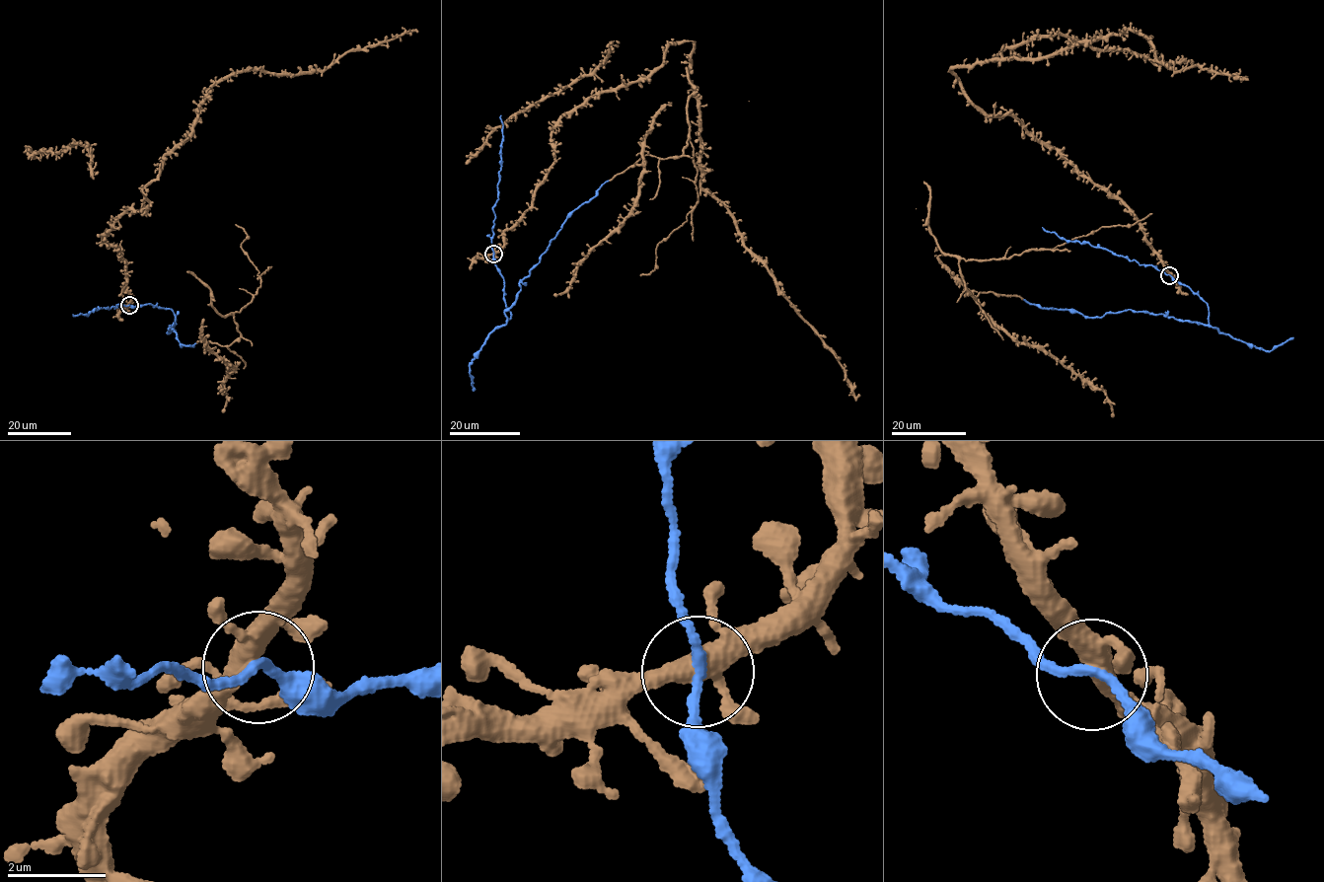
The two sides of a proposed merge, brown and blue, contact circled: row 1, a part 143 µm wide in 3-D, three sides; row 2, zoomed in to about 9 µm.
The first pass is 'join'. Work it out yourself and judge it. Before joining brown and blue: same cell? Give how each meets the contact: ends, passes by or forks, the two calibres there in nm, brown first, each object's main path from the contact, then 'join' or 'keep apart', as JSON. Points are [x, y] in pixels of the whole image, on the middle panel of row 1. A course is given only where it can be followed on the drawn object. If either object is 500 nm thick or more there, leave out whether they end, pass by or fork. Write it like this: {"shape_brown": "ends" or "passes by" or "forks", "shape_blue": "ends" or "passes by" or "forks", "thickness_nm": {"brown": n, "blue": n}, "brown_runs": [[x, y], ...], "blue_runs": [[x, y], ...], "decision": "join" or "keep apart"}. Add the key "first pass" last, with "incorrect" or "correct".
{"shape_brown": "forks", "shape_blue": "passes by", "thickness_nm": {"brown": 360, "blue": 180}, "brown_runs": [[493, 254], [554, 160], [555, 122], [692, 40], [700, 188], [859, 394]], "blue_runs": [[493, 254], [511, 315], [507, 321], [504, 311], [514, 302], [519, 283], [561, 224], [608, 181]], "decision": "join", "first pass": "correct"}

